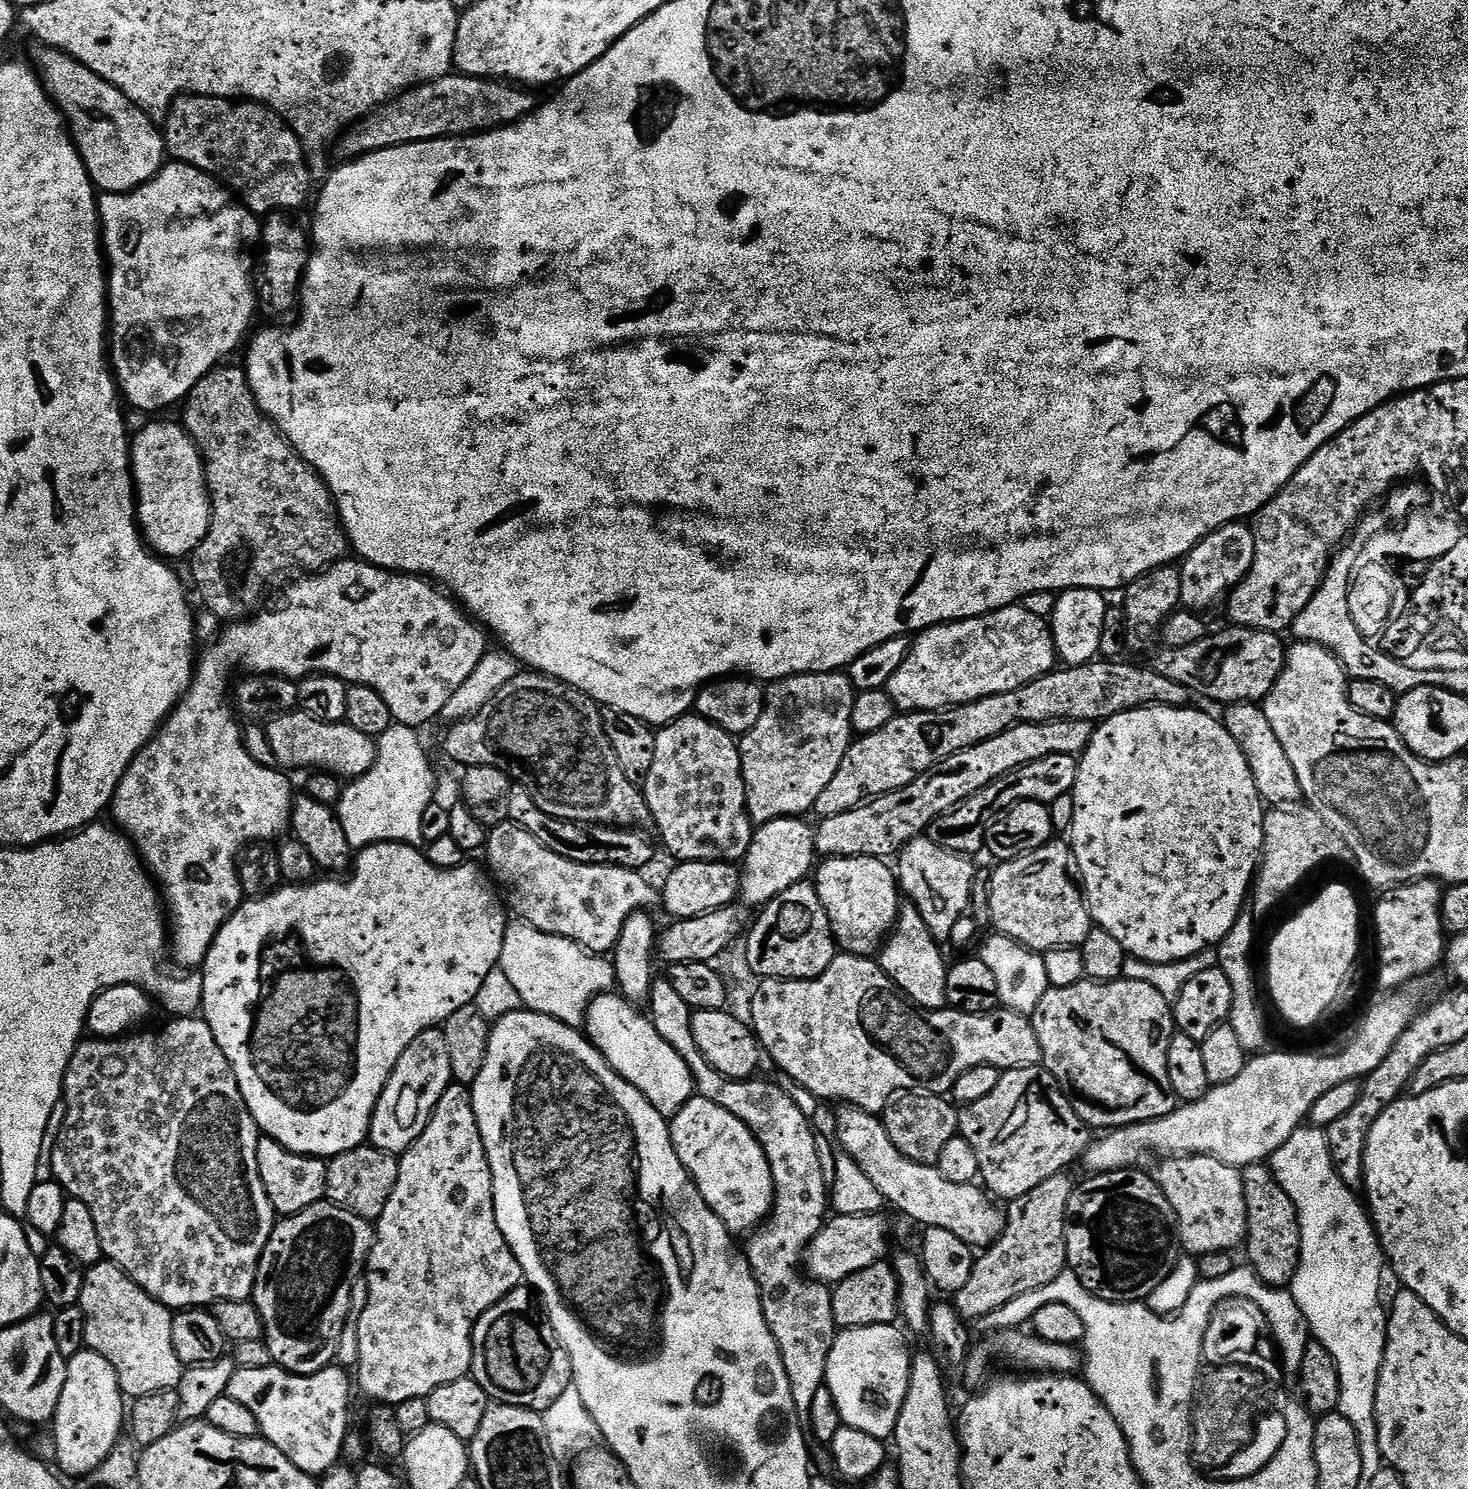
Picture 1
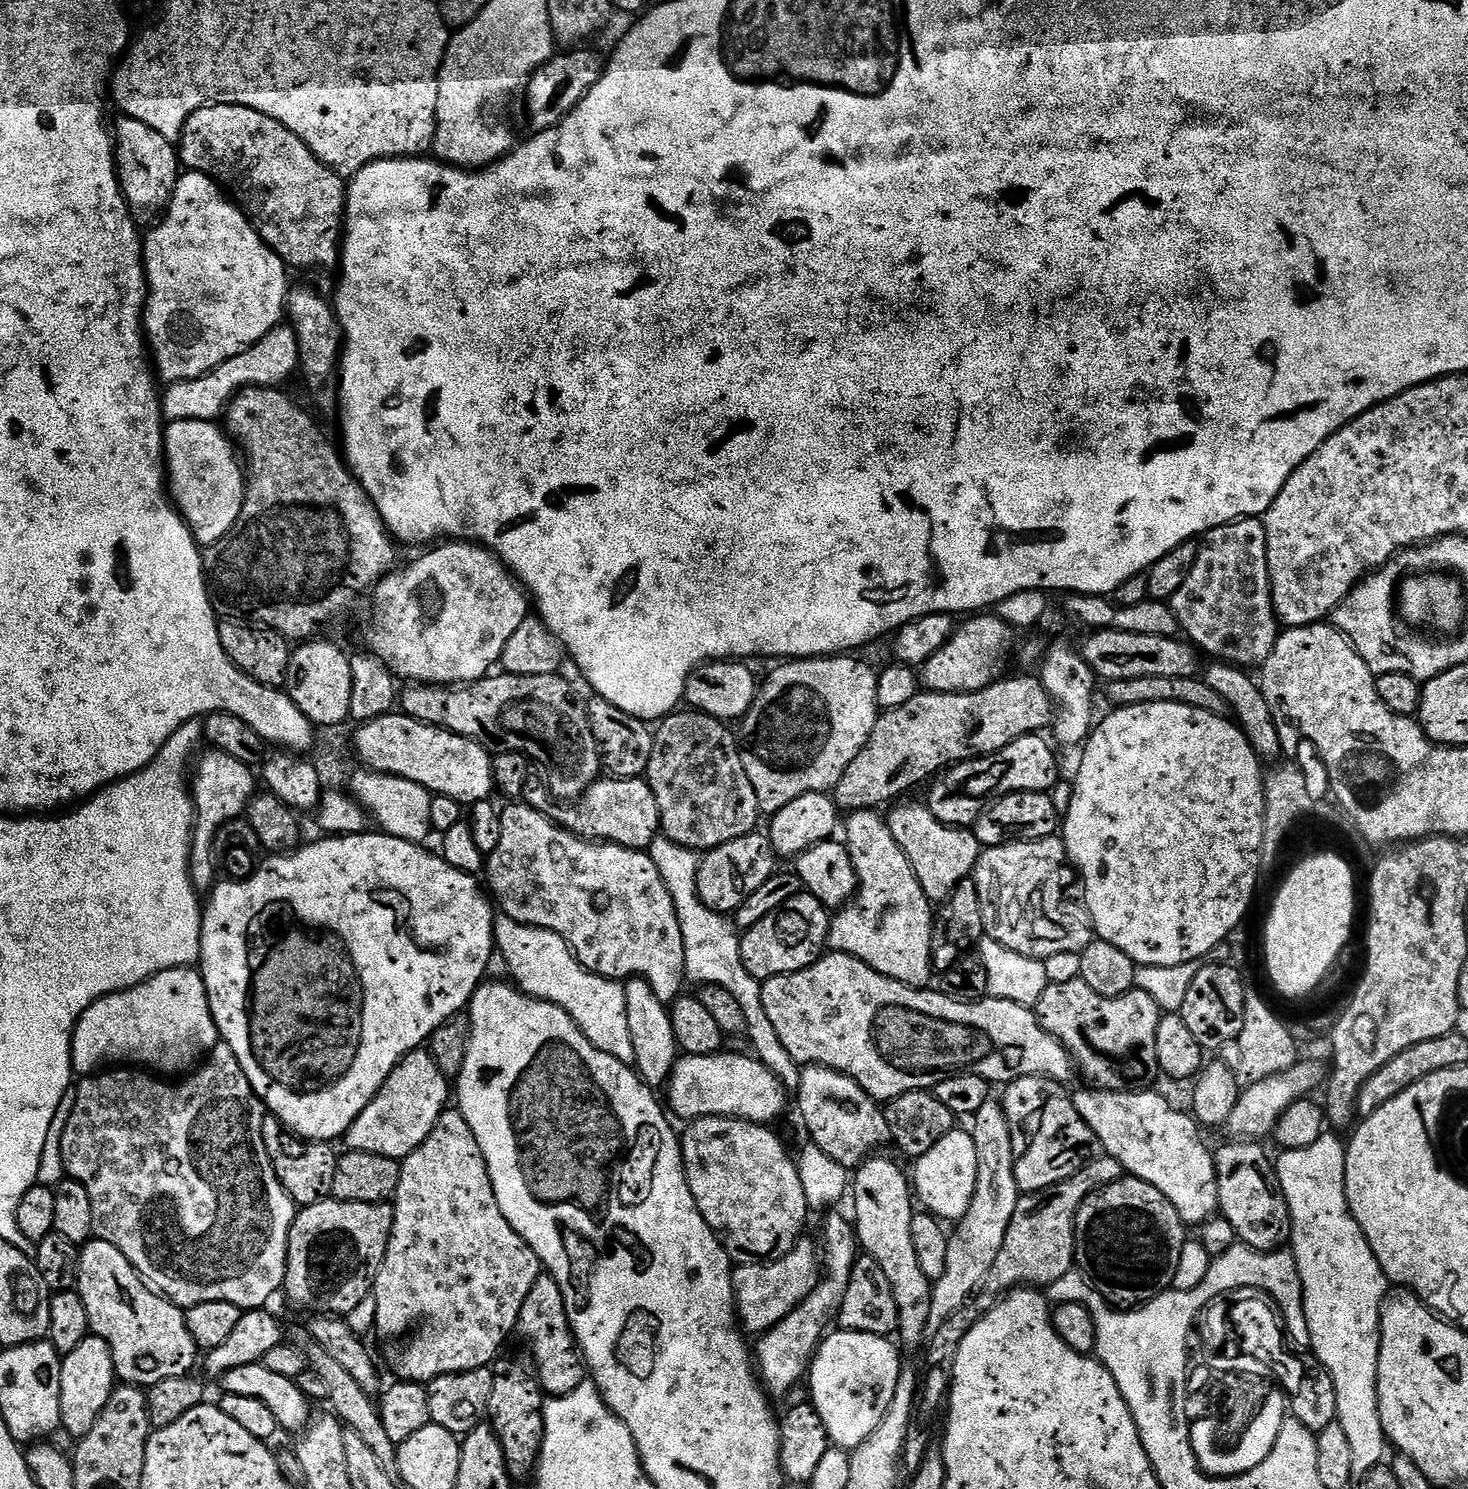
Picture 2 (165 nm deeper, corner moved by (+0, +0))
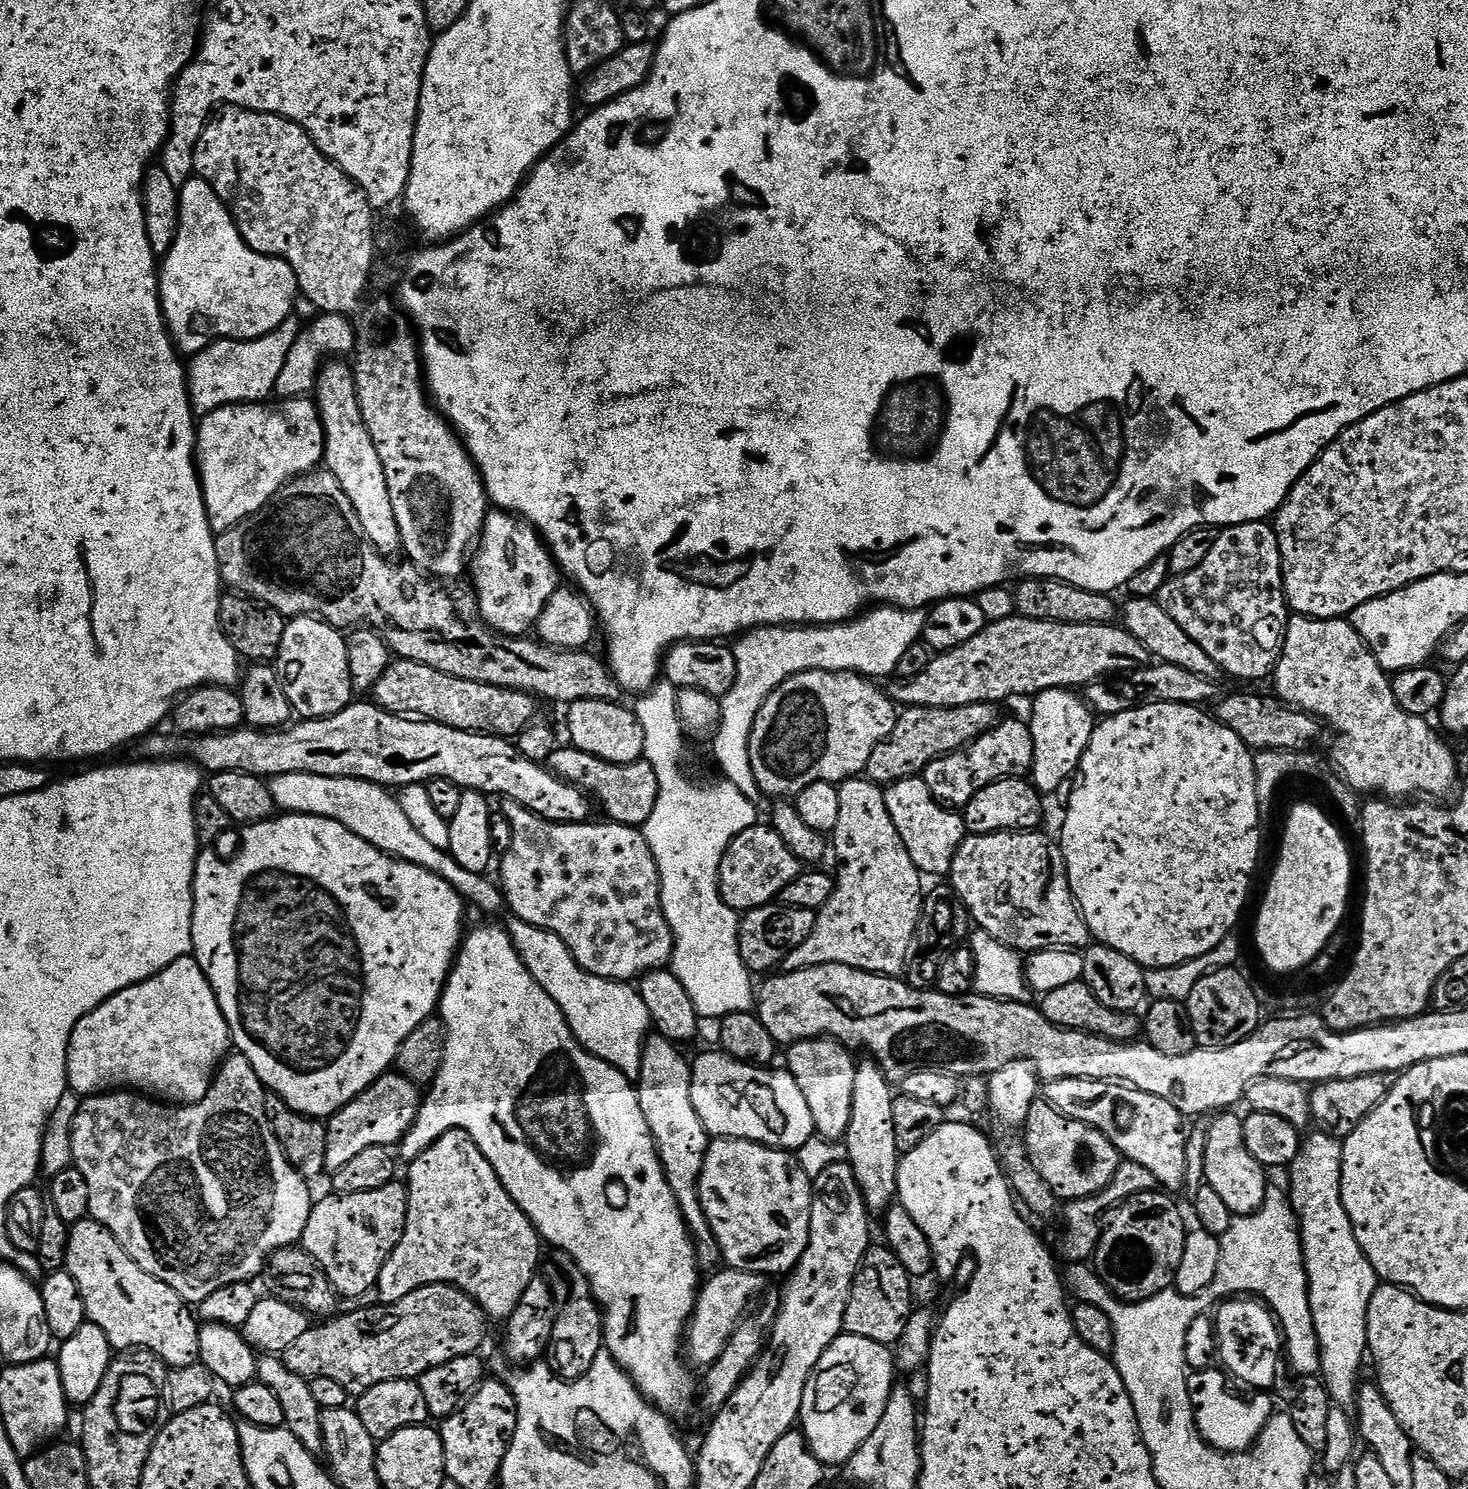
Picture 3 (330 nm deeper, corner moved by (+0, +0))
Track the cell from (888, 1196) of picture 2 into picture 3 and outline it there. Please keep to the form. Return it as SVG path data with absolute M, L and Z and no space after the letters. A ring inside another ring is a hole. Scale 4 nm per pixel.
M861 1059L854 1074L854 1098L850 1110L850 1126L846 1143L848 1146L847 1164L854 1170L854 1178L862 1190L869 1213L883 1214L897 1199L896 1175L900 1169L902 1153L894 1142L894 1095L893 1085L882 1074L876 1061Z

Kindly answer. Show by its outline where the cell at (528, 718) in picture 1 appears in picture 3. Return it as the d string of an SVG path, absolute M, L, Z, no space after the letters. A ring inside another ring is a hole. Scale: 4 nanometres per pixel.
M397 659L388 665L386 674L378 680L374 700L385 712L393 712L395 716L429 720L463 732L483 732L486 736L515 738L537 719L537 701L527 692L454 678L413 660Z

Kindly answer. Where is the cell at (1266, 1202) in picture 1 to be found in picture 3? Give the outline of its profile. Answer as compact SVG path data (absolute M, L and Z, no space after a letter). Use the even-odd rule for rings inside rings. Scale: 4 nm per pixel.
M1225 1110L1219 1114L1213 1115L1211 1117L1212 1124L1209 1123L1207 1125L1208 1129L1208 1137L1206 1138L1206 1170L1204 1171L1204 1182L1212 1187L1212 1189L1222 1198L1222 1202L1226 1202L1226 1206L1232 1212L1233 1217L1238 1216L1252 1216L1262 1205L1264 1205L1264 1199L1266 1198L1266 1194L1268 1193L1268 1189L1270 1187L1270 1181L1268 1181L1269 1173L1263 1166L1260 1165L1258 1161L1254 1158L1254 1154L1250 1154L1250 1150L1246 1150L1246 1134L1244 1133L1244 1121L1238 1115L1235 1116L1235 1111Z

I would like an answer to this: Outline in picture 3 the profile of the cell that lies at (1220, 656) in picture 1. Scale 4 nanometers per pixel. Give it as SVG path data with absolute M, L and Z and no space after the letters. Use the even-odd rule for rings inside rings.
M1017 614L1002 622L985 623L983 630L974 638L970 638L970 642L949 652L933 655L930 666L926 666L926 670L922 670L922 674L918 674L918 678L893 683L890 695L897 705L910 708L957 708L975 704L999 705L1000 700L1008 700L1011 696L1035 698L1038 693L1051 688L1080 690L1089 684L1095 684L1097 680L1137 672L1140 668L1149 667L1149 664L1150 657L1142 646L1142 642L1138 642L1138 638L1134 638L1134 634L1130 634L1123 626L1117 626L1115 623L1042 622Z

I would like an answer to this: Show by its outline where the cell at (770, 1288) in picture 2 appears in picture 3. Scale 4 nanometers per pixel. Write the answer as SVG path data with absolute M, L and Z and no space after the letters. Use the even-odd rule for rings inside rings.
M725 1267L723 1271L716 1272L709 1280L707 1277L703 1281L696 1297L696 1309L688 1322L686 1356L693 1365L694 1363L704 1364L703 1366L715 1365L716 1359L722 1354L722 1350L739 1326L742 1317L749 1311L748 1299L756 1295L759 1297L765 1291L763 1290L766 1284L765 1277L757 1276L755 1272L743 1272L729 1267Z

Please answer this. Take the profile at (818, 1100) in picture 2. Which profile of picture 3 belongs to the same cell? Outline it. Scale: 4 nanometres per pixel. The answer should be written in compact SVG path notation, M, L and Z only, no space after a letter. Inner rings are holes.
M821 1038L819 1040L799 1040L797 1044L787 1049L788 1064L786 1070L798 1082L798 1090L806 1097L806 1103L810 1106L810 1115L814 1118L816 1135L823 1140L843 1141L848 1135L850 1126L850 1110L854 1098L854 1074L856 1073L857 1061L852 1060L853 1053L836 1040Z

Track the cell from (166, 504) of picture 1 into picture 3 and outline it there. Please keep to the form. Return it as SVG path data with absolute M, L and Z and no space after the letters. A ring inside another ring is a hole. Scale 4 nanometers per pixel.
M288 398L283 401L283 404L284 408L267 408L268 404L264 402L230 404L224 408L214 409L199 421L196 429L196 471L200 473L200 488L204 491L204 505L208 511L208 521L213 533L229 532L236 524L263 513L268 505L275 501L278 493L289 480L295 480L296 477L317 471L321 467L324 458L324 427L320 421L320 411L308 398Z

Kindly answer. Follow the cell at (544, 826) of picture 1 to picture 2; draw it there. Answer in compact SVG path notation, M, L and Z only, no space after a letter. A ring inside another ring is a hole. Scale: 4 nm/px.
M639 776L598 779L571 802L556 799L543 779L529 778L522 800L538 814L550 818L559 828L565 828L581 840L648 850L661 835L658 801L654 799L654 790L650 790L647 779Z

